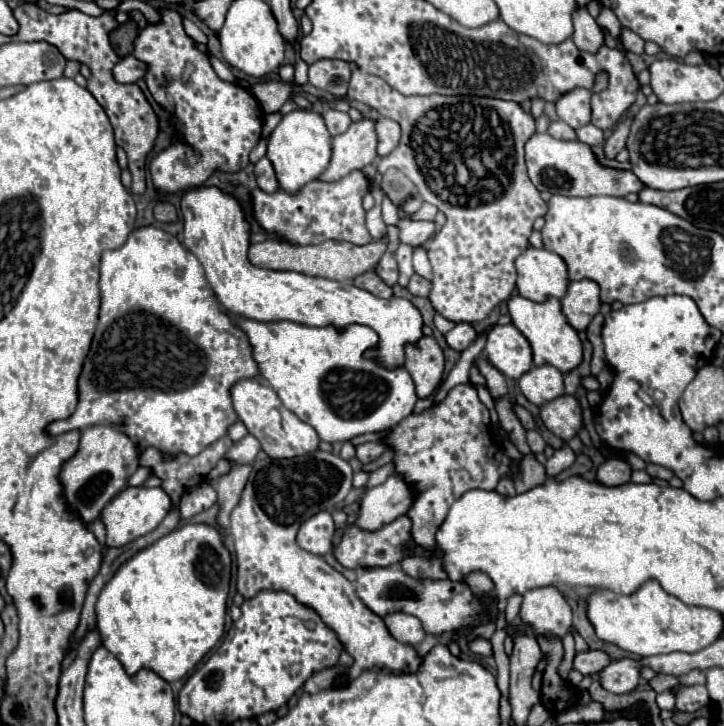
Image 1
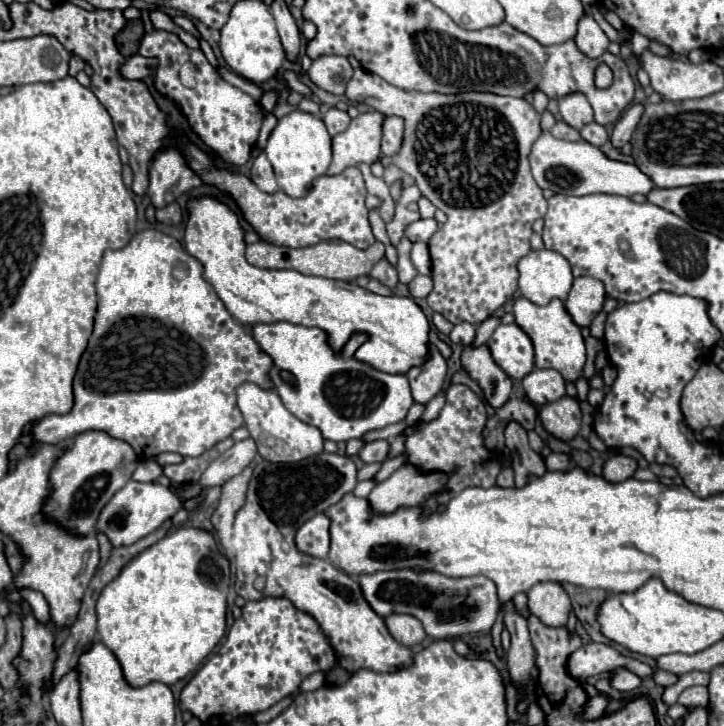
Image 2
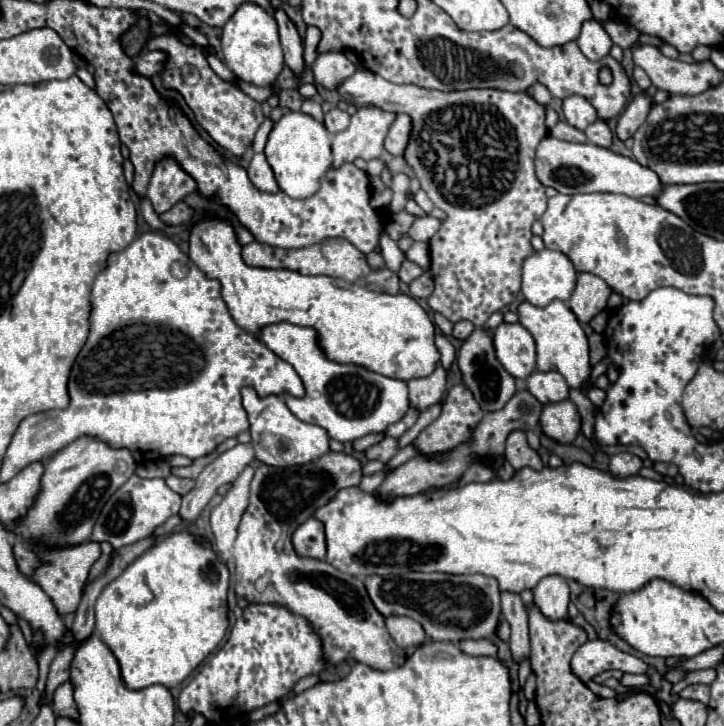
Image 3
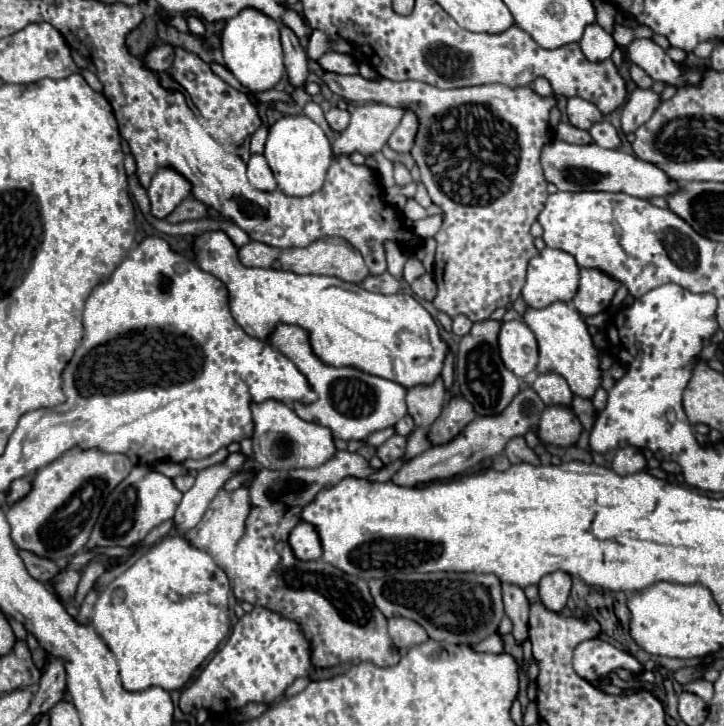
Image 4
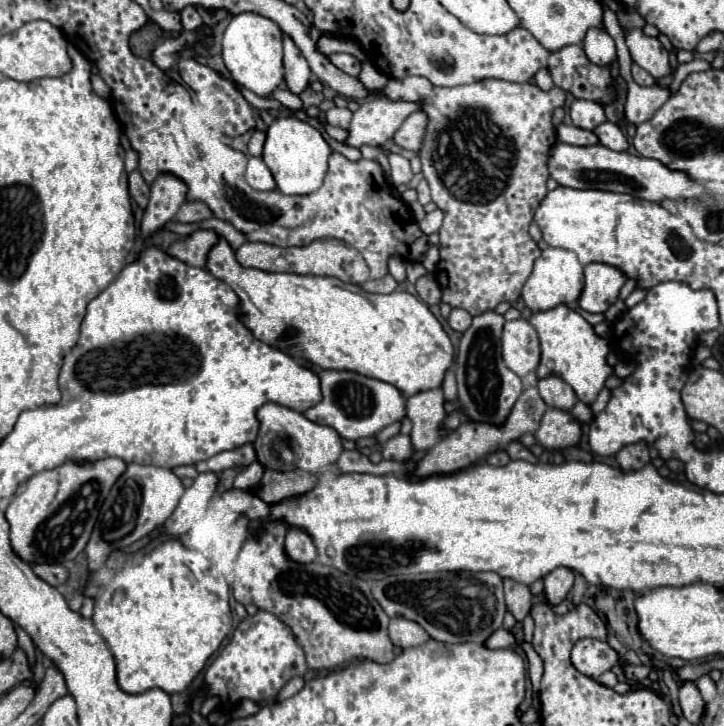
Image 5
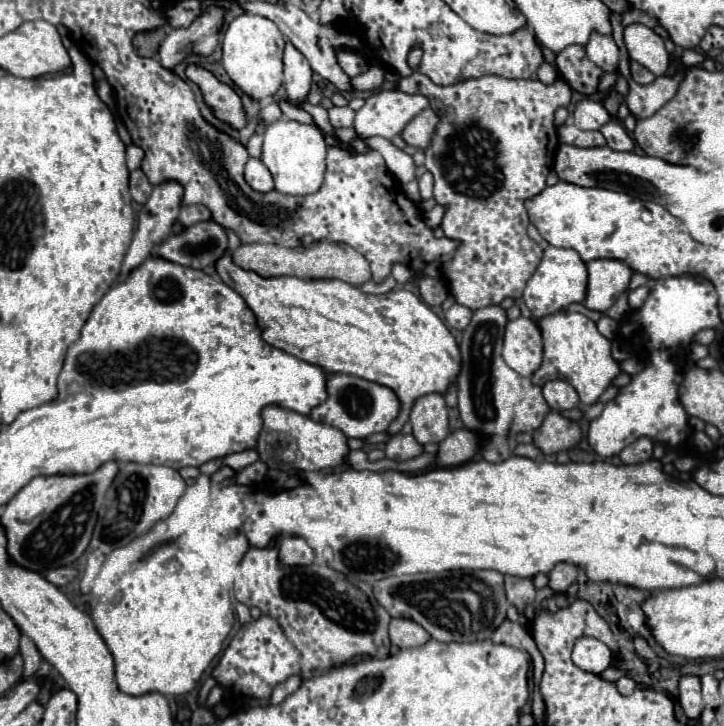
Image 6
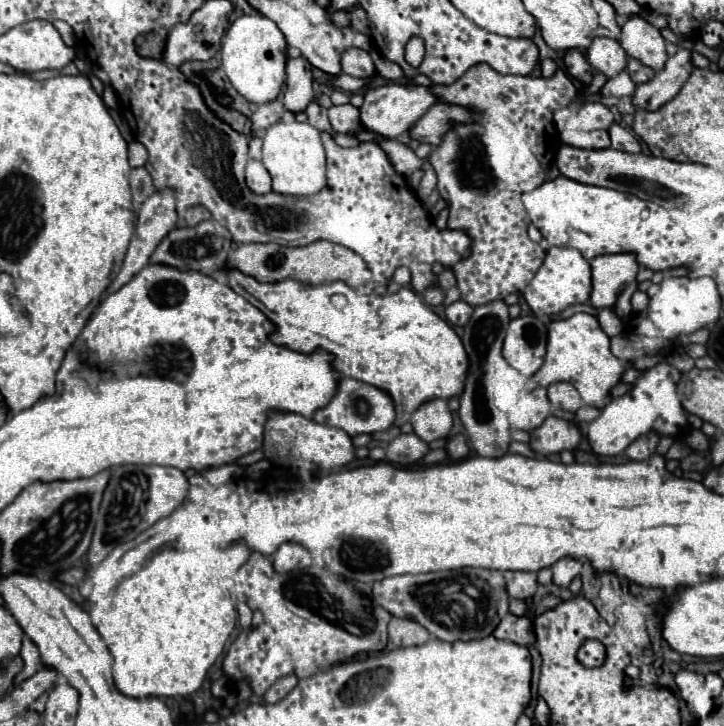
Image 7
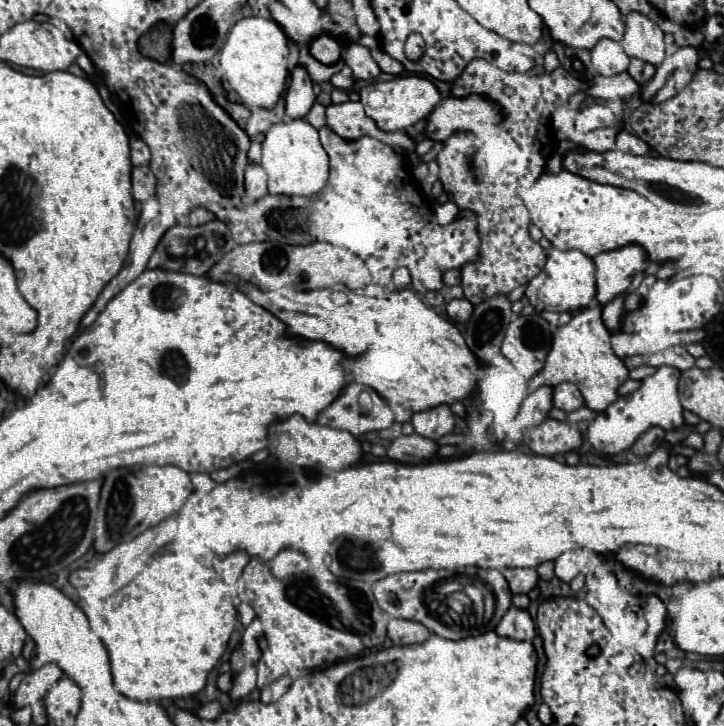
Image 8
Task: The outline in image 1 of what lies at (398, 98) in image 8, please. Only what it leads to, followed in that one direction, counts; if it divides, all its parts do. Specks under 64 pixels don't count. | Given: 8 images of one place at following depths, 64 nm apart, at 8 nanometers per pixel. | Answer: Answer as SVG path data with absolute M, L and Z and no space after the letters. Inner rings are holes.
M362 118L352 122L352 126L332 138L332 160L328 170L320 176L324 182L334 182L344 178L352 170L362 170L376 160L378 136L374 130L374 120Z

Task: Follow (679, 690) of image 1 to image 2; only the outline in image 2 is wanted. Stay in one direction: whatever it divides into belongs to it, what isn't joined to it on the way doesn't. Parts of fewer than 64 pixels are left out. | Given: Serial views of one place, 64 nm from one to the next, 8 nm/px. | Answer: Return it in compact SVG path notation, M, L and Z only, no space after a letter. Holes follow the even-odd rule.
M692 686L680 694L680 704L684 706L708 706L708 688L706 686Z

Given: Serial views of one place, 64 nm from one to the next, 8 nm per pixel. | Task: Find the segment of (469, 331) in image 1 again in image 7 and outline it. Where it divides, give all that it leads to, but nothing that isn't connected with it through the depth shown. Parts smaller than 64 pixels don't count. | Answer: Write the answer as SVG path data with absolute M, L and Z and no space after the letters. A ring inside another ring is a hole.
M458 300L458 302L454 302L454 304L450 304L450 306L446 308L446 318L448 318L454 326L464 326L464 324L470 320L470 316L472 316L472 306L468 306L468 304L462 302L462 300Z

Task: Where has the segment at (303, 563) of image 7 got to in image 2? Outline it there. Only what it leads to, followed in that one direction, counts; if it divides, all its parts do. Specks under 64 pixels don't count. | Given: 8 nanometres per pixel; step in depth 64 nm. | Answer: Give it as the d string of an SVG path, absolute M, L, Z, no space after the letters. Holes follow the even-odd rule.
M324 514L312 516L298 528L294 540L300 552L316 558L328 558L328 548L330 548L328 518Z

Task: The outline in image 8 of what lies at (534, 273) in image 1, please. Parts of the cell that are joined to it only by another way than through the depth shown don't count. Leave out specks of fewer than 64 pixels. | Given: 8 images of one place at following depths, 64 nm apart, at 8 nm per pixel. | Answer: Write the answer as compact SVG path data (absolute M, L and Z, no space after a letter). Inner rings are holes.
M550 250L548 262L544 270L532 278L526 286L526 298L528 302L538 310L550 310L550 312L570 312L576 316L580 310L584 310L594 298L596 298L596 280L594 280L594 260L590 256L584 256L580 250Z

